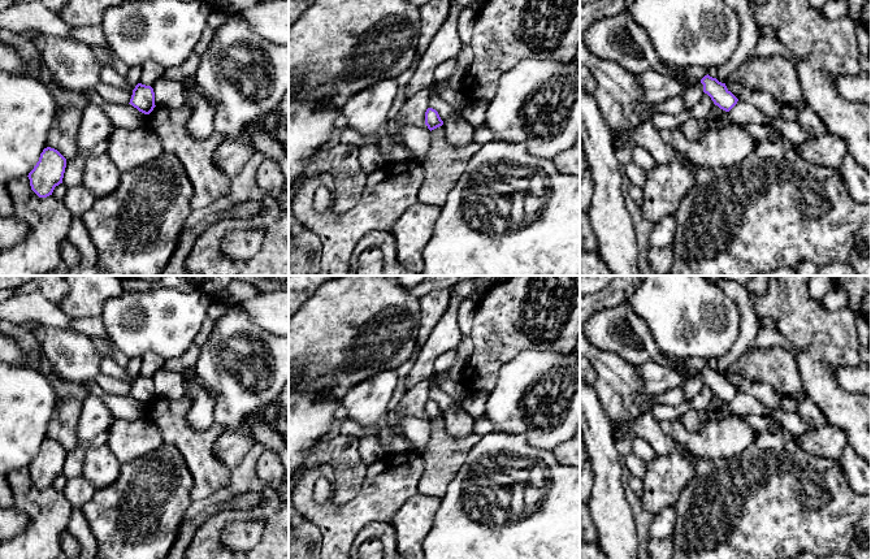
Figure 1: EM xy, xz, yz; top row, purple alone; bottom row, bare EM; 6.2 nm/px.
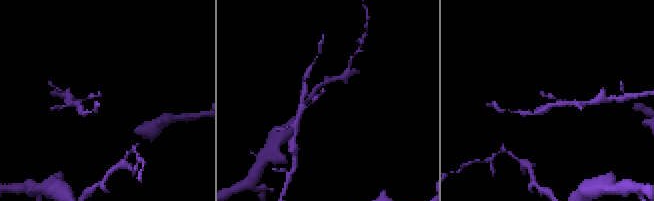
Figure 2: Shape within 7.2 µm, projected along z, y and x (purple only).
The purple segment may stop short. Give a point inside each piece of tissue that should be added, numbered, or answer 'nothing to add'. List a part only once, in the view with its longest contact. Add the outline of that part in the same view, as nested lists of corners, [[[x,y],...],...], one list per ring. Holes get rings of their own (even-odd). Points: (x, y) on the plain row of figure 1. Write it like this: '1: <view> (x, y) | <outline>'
nothing to add

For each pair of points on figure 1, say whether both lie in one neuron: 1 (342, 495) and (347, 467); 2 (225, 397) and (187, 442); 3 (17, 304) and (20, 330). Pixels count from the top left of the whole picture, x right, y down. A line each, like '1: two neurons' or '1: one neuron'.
1: one neuron
2: two neurons
3: two neurons

